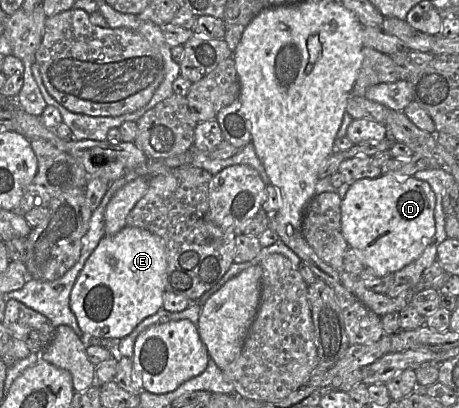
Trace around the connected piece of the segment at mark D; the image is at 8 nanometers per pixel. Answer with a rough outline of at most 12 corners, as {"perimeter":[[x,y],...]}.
{"perimeter":[[425,181],[353,183],[341,230],[366,268],[400,271],[435,236]]}

